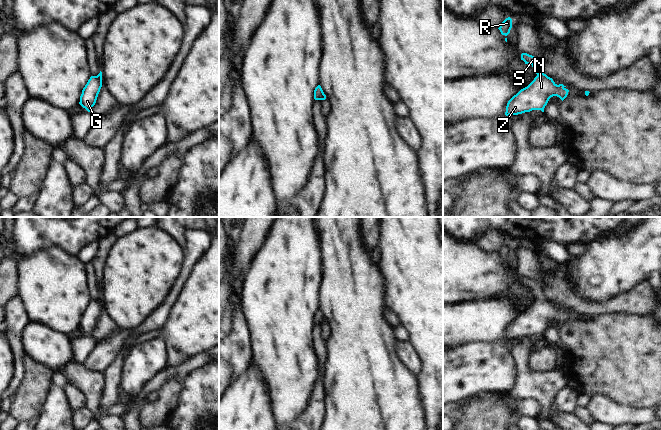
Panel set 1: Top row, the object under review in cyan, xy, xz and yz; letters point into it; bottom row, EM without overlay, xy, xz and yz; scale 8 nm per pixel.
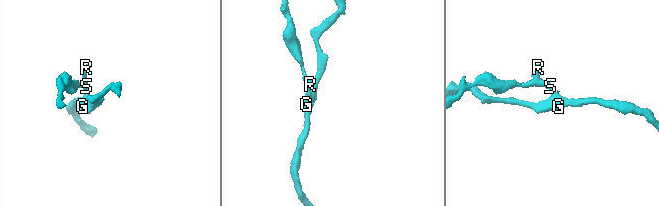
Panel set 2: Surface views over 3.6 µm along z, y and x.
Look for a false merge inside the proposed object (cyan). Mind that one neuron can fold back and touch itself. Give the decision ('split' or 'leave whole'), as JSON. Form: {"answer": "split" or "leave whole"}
{"answer": "leave whole"}

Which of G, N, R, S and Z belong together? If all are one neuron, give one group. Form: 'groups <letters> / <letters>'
groups G N R S Z

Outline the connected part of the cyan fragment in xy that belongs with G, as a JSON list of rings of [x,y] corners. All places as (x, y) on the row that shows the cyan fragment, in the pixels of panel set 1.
[[[102,72],[97,76],[91,76],[87,84],[82,90],[80,96],[79,104],[85,108],[88,112],[91,111],[92,107],[95,105],[98,94],[102,87]]]

